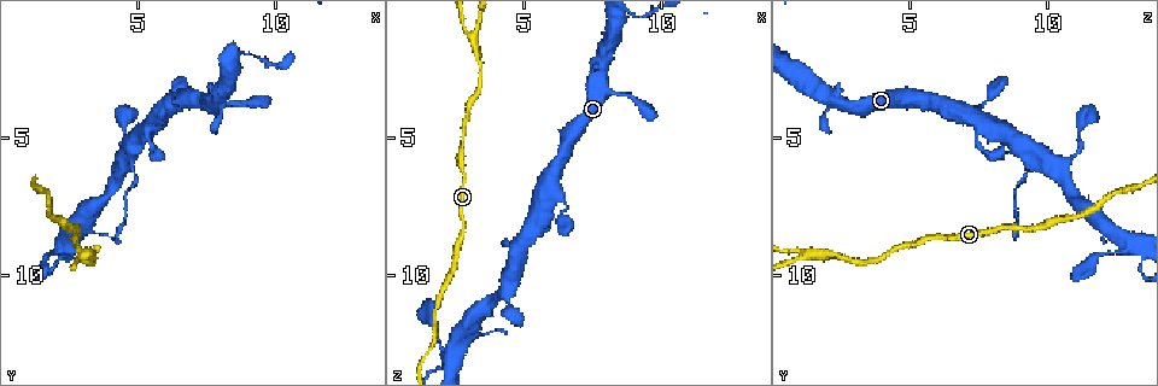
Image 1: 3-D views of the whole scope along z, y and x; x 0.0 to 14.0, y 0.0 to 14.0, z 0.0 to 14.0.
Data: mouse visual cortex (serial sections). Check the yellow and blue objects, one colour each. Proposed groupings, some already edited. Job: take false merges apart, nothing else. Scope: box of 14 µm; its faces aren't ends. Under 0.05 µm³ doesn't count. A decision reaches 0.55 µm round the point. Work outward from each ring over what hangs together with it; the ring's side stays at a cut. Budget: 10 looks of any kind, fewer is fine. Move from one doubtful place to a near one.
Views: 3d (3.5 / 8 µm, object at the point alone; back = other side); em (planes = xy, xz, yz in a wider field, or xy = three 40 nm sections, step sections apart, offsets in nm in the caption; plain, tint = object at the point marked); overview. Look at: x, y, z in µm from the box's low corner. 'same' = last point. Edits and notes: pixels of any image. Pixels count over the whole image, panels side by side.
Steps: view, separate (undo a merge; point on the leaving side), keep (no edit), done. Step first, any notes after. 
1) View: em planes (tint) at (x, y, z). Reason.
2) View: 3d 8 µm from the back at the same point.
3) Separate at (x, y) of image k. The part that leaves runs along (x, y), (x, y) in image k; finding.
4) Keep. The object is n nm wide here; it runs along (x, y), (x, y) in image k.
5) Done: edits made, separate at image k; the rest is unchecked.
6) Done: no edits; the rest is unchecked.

View: 3d 3.5 µm at (3.2, 9.3, 1.5). Three arms meet.

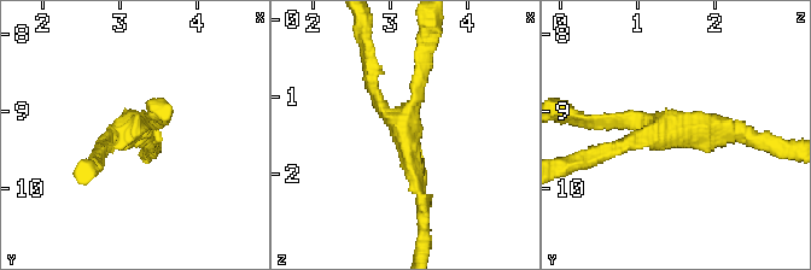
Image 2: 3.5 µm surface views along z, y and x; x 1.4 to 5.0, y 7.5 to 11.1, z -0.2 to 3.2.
View: em xy step 3 (plain) at (3.15, 9.20, 1.40). 3 arms meet here; the arms are 150, 200, 200 nm wide.

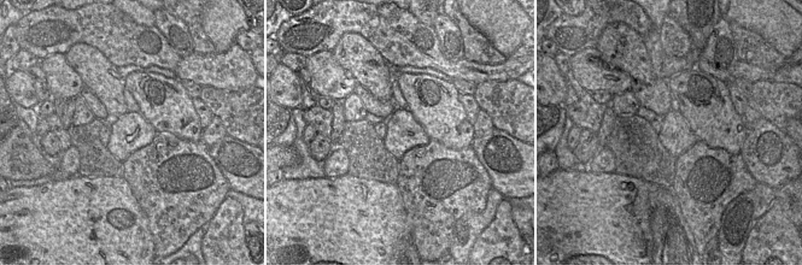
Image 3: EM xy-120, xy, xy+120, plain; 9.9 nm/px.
View: em xy step 3 (tint) at the same point.

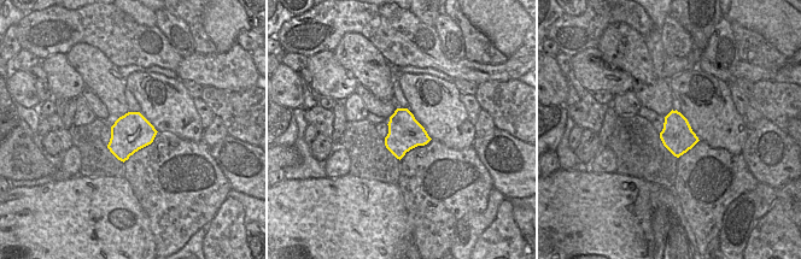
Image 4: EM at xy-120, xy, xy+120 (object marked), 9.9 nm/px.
Keep. The object is 340 nm wide here; it runs along (422, 199), (371, 60) in image 2; all the same cell.

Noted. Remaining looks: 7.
View: 3d 3.5 µm at (6.3, 3.6, 7.8). Sudden change in width.

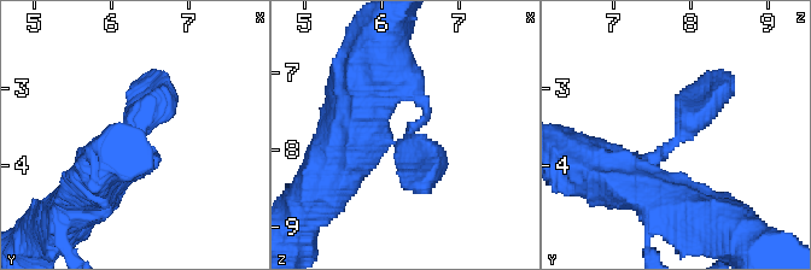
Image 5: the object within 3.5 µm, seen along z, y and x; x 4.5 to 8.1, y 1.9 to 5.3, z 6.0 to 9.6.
View: em xy step 2 (tint) at (6.35, 3.65, 7.85). The arms are 300, 350 nm wide; need the tissue.

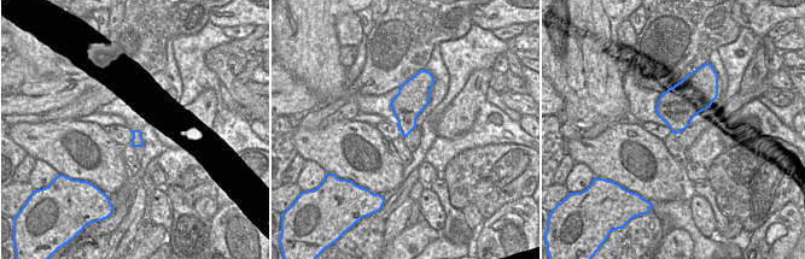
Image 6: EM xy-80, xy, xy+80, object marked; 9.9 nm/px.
Keep. One cell here.

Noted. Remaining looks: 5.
View: em planes (tint) at (5.6, 5.6, 7.9). Sudden change in width.

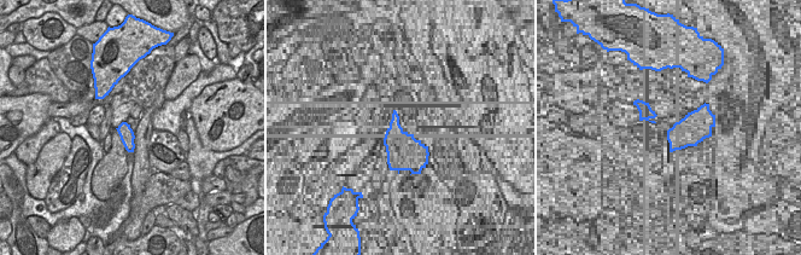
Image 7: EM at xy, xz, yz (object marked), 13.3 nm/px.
View: 3d 3.5 µm at the same point.

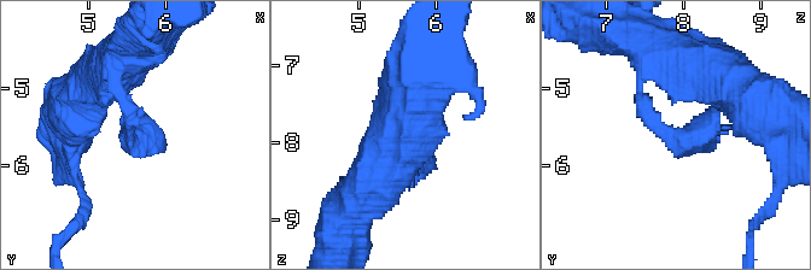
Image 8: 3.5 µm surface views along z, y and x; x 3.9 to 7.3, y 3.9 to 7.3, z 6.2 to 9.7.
Keep. It runs along (651, 68), (641, 97), (663, 130), (731, 127) in image 8; continuous, no second cell.

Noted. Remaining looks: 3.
View: 3d 3.5 µm at (4.7, 5.9, 9.6).

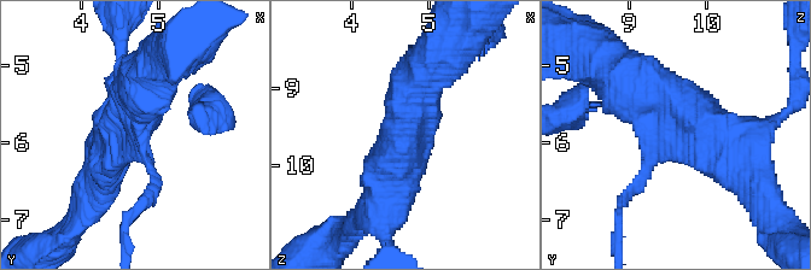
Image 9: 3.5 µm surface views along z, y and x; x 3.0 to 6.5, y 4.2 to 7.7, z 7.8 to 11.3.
View: em xy step 2 (tint) at (4.70, 5.80, 9.60).

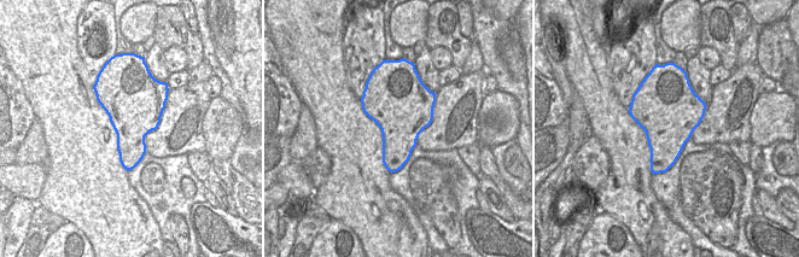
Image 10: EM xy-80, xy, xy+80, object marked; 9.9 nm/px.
Keep. The arms are 150, 600, 700 nm wide; one cell here.

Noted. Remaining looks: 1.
Done: no edits; the rest is unchecked.

